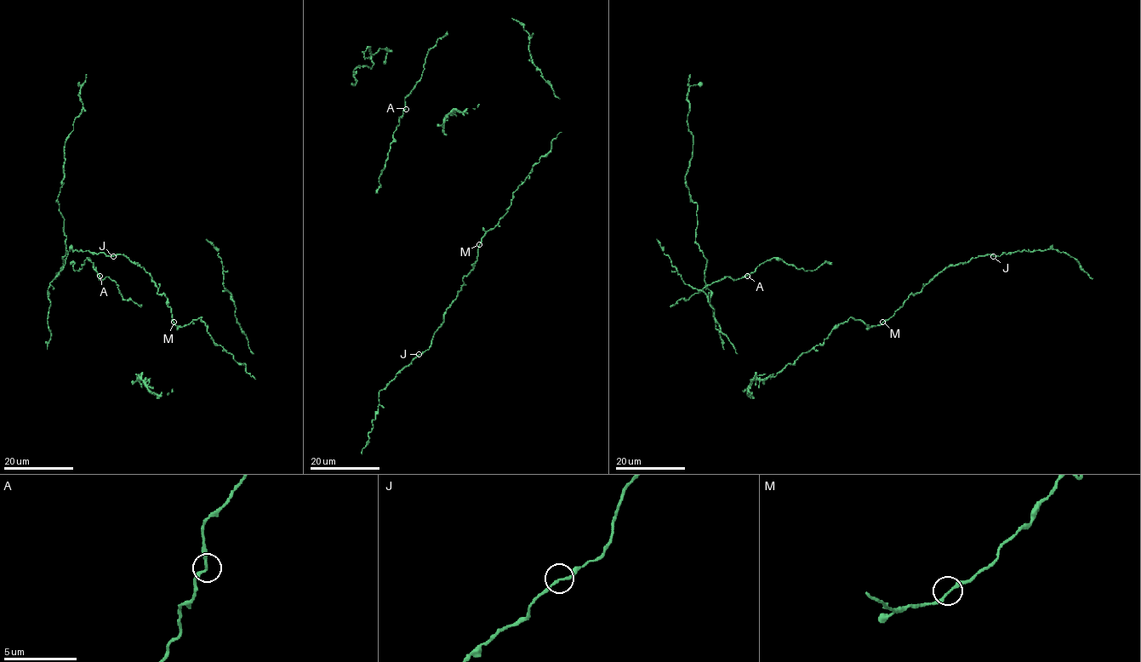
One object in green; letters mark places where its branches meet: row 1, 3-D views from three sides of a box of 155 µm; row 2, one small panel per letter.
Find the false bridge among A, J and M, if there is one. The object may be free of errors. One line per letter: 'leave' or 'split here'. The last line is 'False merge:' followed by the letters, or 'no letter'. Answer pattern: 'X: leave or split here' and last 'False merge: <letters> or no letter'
A: leave
J: leave
M: leave
False merge: no letter

